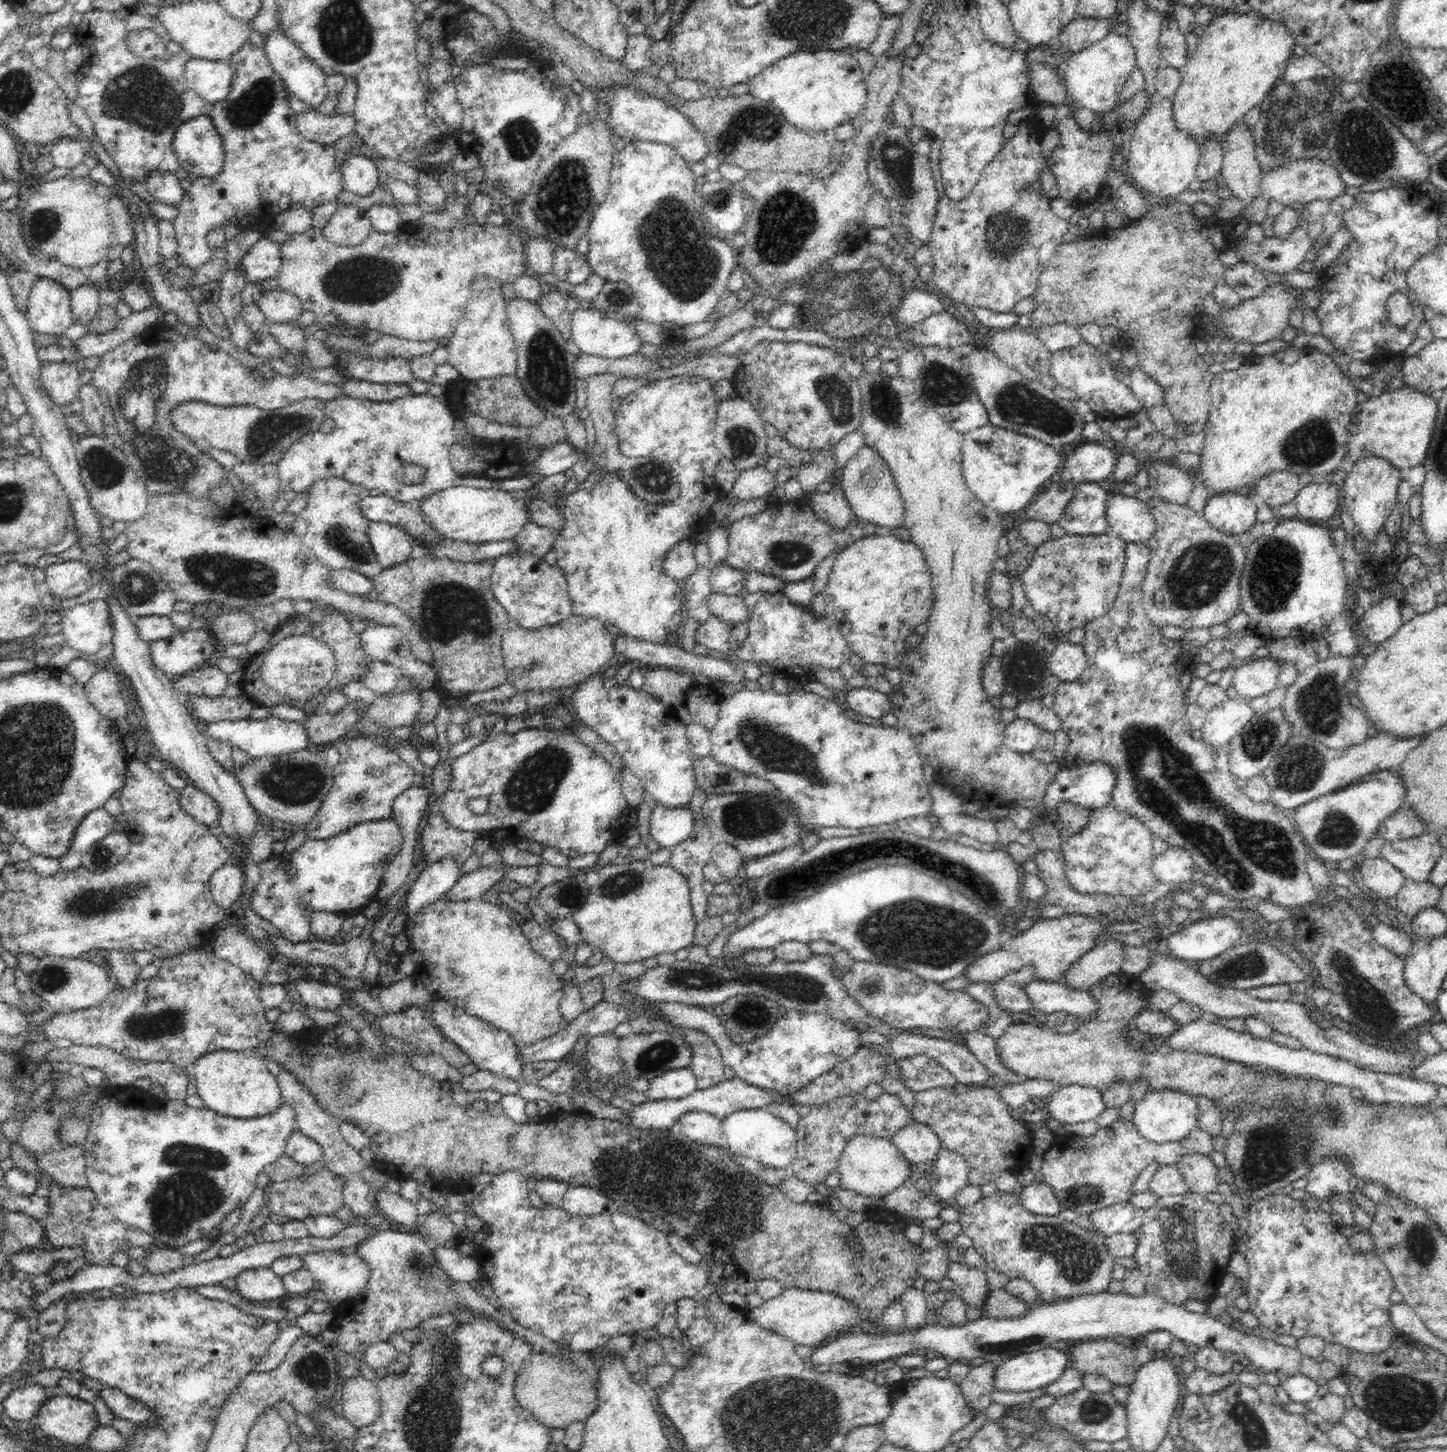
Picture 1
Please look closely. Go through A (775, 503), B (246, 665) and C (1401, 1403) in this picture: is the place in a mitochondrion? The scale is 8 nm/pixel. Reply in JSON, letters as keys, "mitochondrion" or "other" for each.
{"A":"other","B":"other","C":"mitochondrion"}

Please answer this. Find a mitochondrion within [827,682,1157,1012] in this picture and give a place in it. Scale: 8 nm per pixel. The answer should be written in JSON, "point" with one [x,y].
{"point":[932,936]}

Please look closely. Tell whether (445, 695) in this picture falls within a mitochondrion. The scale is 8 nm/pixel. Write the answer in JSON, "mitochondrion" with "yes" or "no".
{"mitochondrion":"no"}

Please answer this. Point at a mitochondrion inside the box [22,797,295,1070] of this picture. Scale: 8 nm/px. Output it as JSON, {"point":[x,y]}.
{"point":[85,902]}

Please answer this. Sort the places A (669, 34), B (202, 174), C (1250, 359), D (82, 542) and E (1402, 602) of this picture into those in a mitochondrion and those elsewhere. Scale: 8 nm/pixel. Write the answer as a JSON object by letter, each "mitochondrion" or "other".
{"A":"other","B":"other","C":"other","D":"other","E":"other"}

